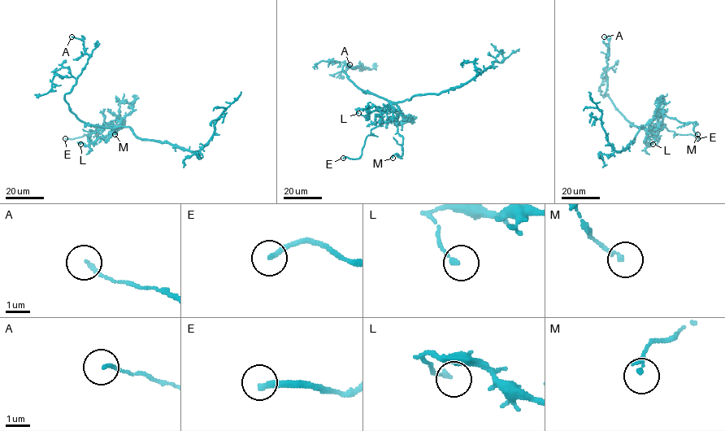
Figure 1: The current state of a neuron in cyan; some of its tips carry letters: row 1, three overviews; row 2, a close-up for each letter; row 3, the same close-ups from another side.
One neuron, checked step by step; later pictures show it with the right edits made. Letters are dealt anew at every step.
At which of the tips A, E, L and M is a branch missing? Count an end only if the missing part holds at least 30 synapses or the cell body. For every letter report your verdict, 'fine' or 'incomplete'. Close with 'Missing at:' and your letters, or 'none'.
A: fine
E: incomplete
L: fine
M: fine
Missing at: E

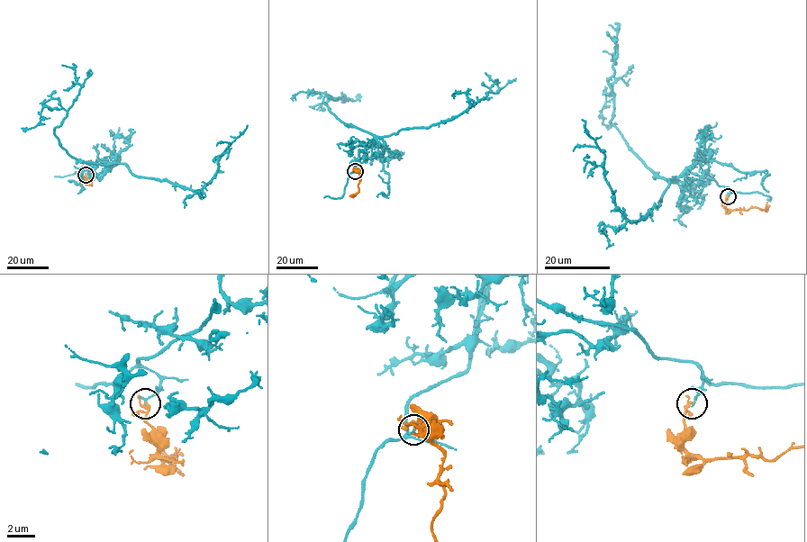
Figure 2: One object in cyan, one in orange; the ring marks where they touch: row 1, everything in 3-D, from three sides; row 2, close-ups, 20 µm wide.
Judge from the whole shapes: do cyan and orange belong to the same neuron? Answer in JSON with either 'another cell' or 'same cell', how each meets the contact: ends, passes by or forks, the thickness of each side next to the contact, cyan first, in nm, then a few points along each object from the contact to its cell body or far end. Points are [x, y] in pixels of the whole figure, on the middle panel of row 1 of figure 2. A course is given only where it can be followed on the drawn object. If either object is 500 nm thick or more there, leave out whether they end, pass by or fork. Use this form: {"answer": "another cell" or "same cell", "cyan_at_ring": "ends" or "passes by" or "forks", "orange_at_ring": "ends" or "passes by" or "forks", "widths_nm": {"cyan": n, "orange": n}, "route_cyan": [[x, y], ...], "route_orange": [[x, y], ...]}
{"answer": "another cell", "cyan_at_ring": "ends", "orange_at_ring": "forks", "widths_nm": {"cyan": 160, "orange": 120}, "route_cyan": [[355, 171], [369, 140], [457, 117], [516, 78]], "route_orange": [[355, 171], [359, 175], [358, 191], [349, 195]]}

